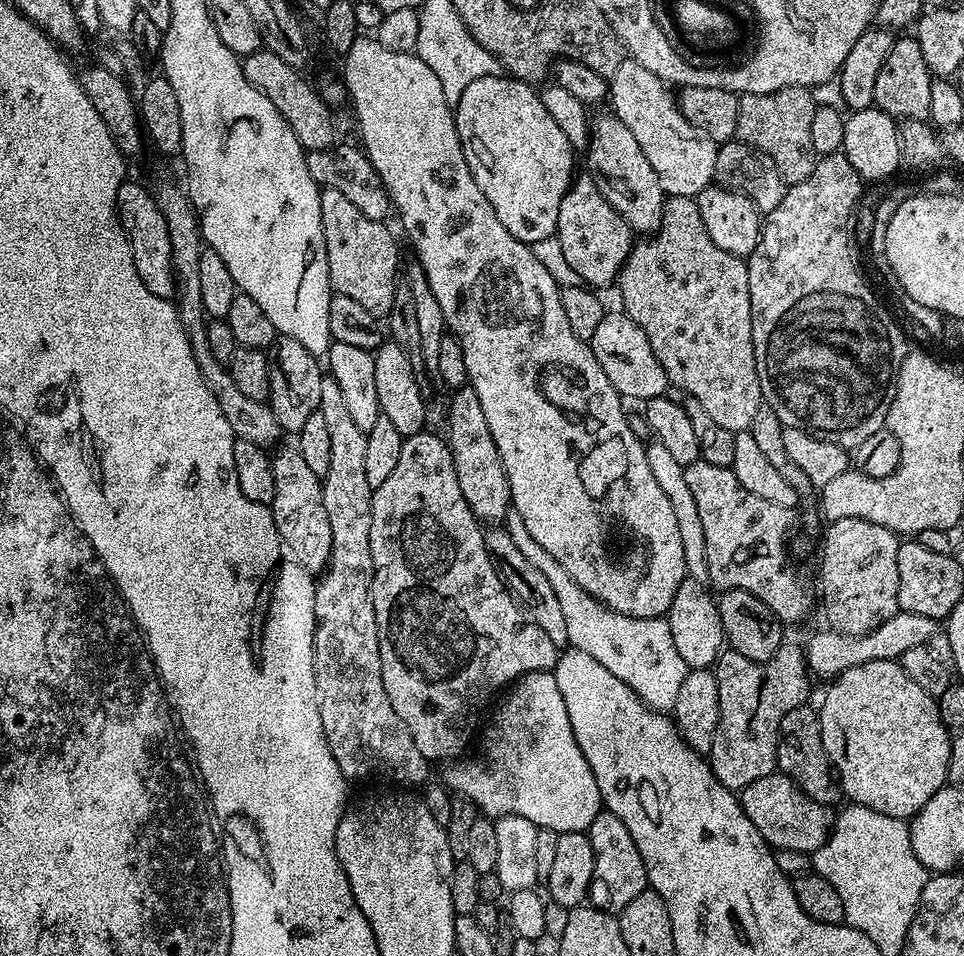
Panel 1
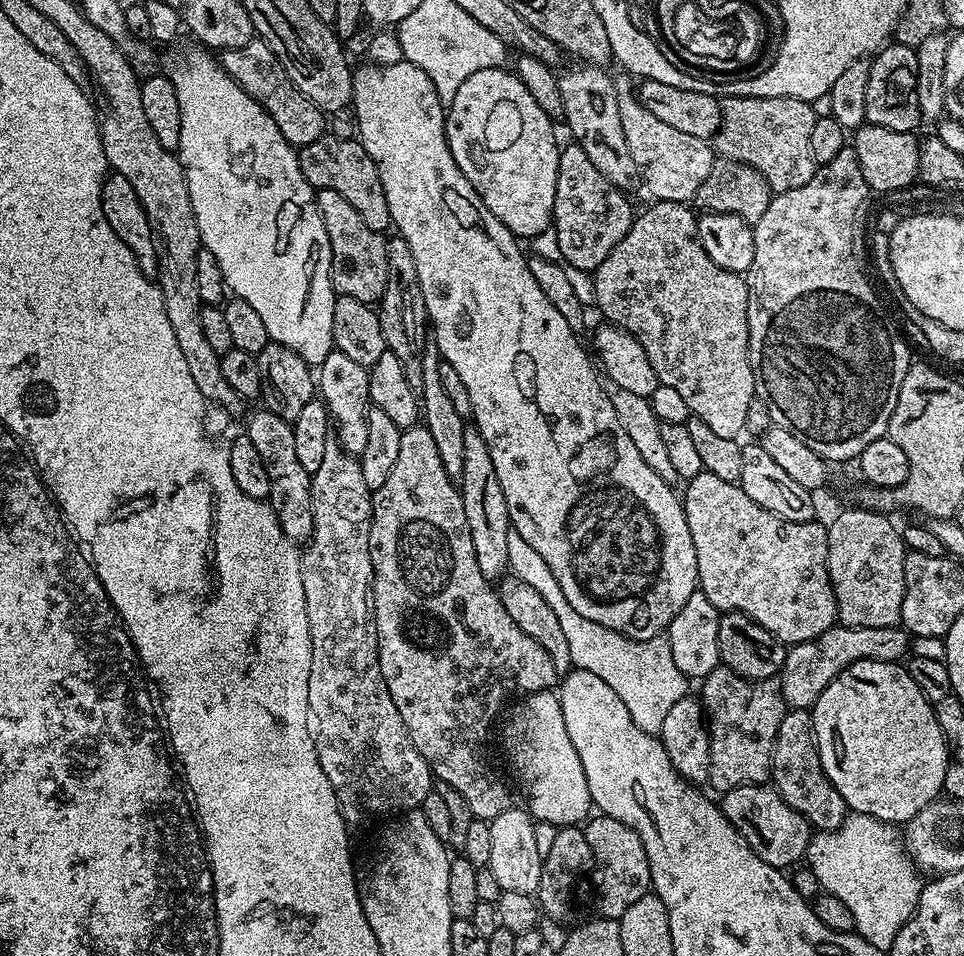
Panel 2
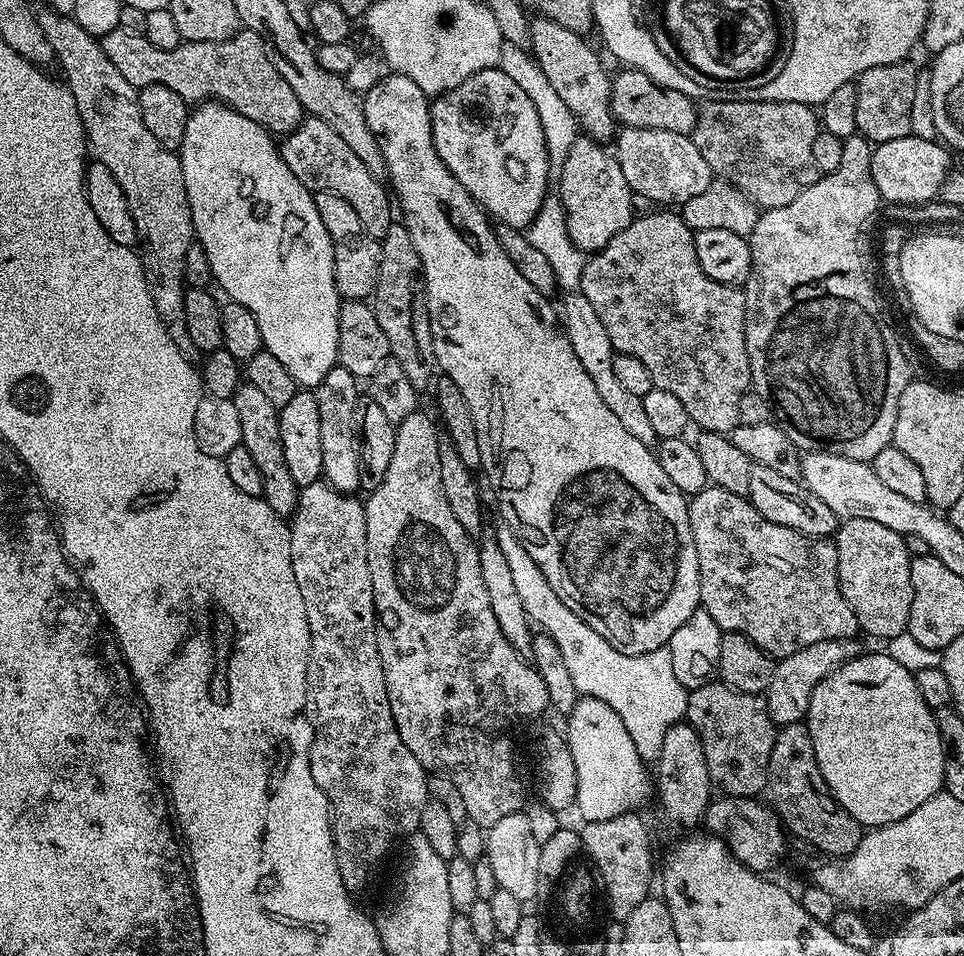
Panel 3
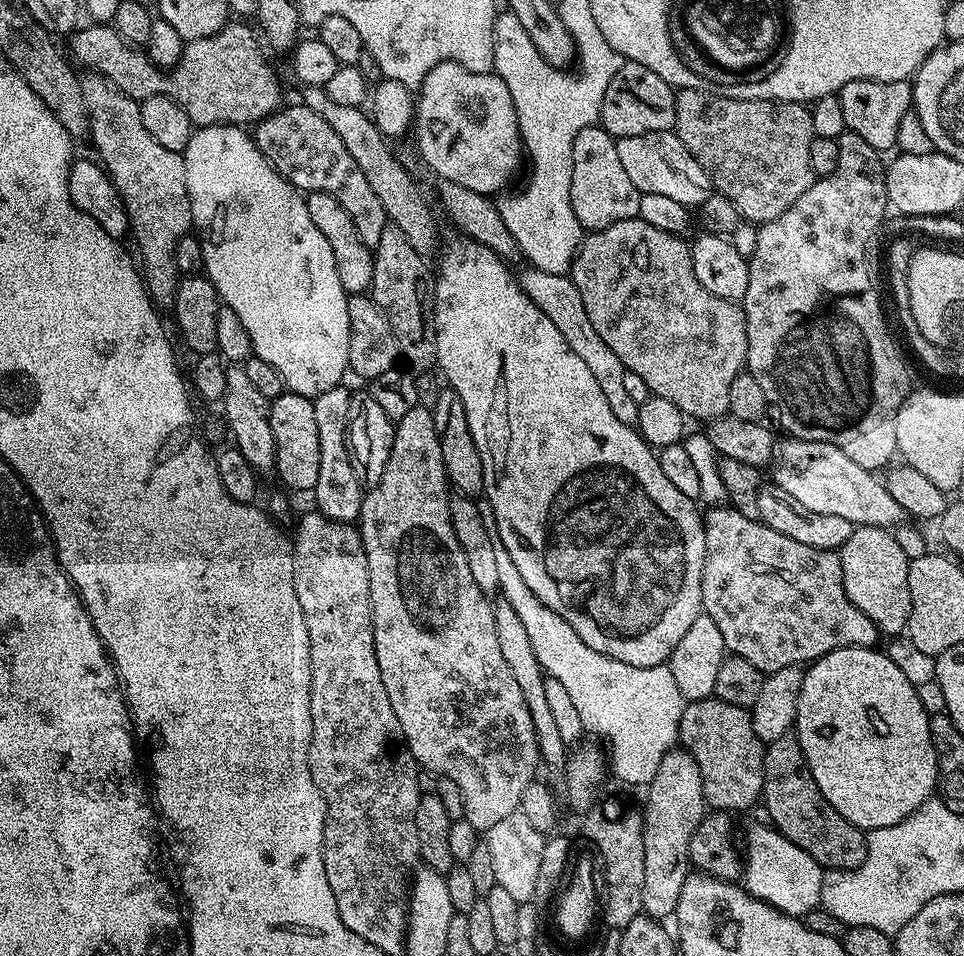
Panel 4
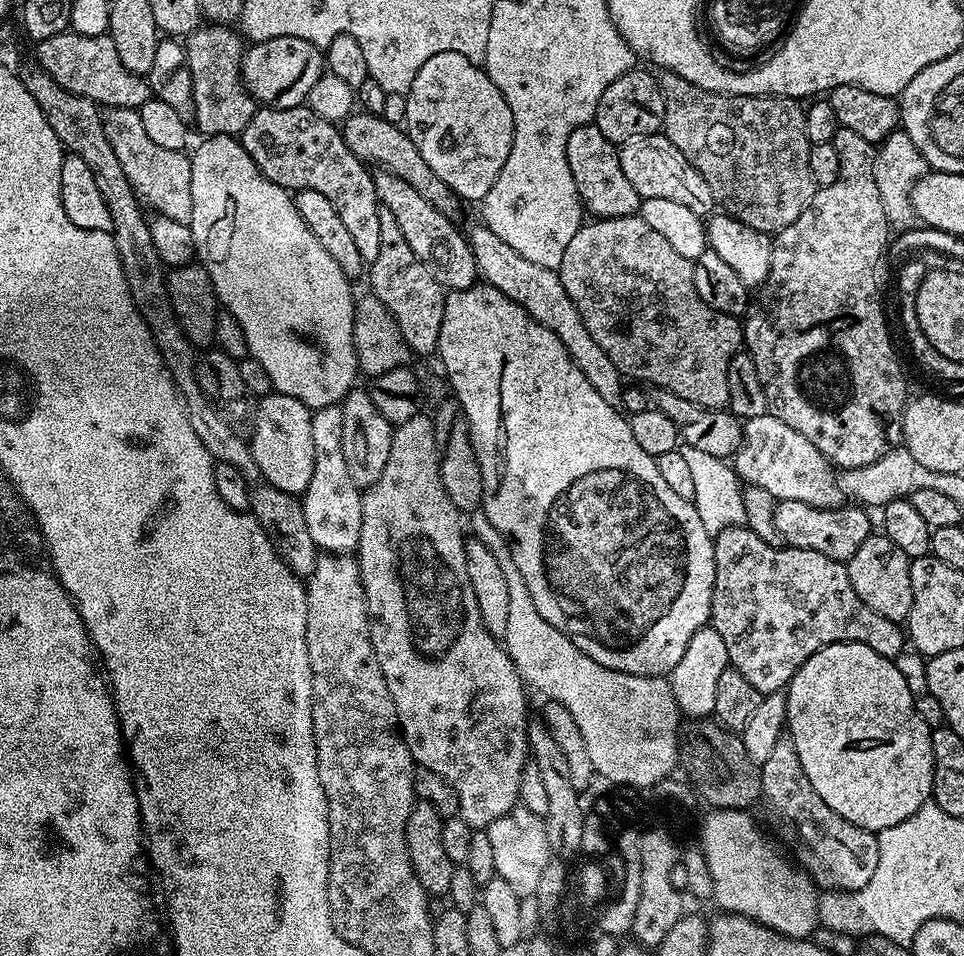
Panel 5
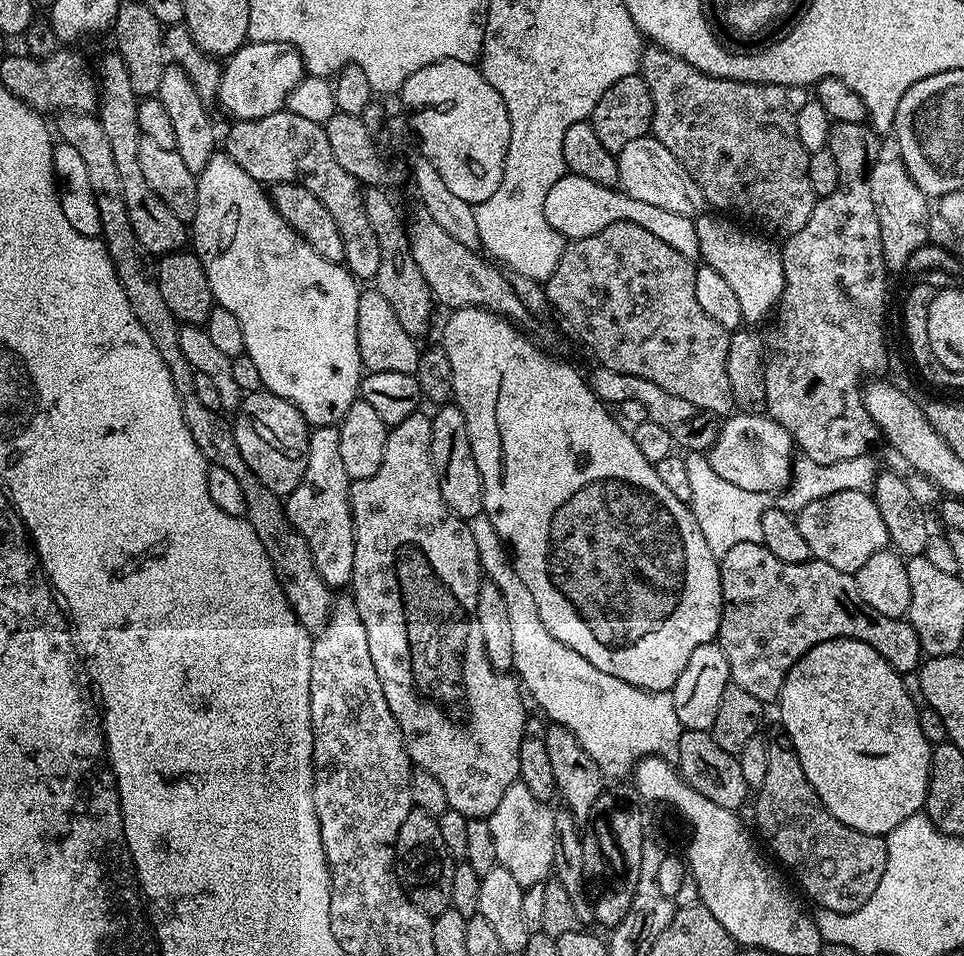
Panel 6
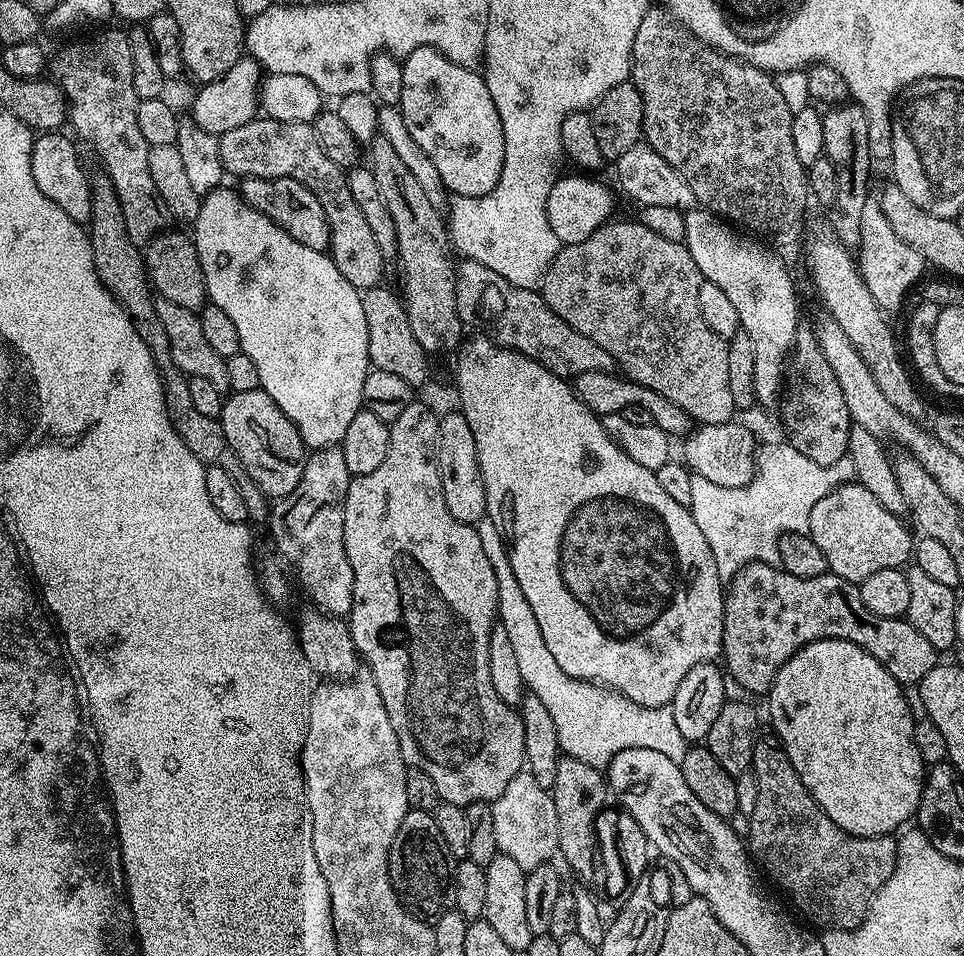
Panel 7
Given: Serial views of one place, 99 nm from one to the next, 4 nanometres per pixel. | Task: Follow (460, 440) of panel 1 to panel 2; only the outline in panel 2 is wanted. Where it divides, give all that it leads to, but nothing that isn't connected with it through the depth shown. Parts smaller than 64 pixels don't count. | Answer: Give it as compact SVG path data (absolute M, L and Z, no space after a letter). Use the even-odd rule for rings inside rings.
M474 426L465 427L464 458L462 474L458 481L462 506L466 510L466 522L470 525L470 539L474 541L474 558L478 558L478 570L488 581L496 582L509 571L506 545L512 531L510 514L506 510L506 498L502 494L502 485L494 471L494 461L490 459L490 450L482 434Z

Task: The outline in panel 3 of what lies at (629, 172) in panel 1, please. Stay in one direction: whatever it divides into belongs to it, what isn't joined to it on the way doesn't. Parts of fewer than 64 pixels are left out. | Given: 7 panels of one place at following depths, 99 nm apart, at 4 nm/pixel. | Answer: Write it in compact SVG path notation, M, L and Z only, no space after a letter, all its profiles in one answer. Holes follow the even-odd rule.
M536 18L530 26L531 55L536 57L550 86L558 90L558 98L570 106L570 114L574 114L579 131L591 140L608 142L618 128L610 106L612 76L604 69L599 54L584 40L587 39L581 33L566 30L566 26L558 26L553 20Z

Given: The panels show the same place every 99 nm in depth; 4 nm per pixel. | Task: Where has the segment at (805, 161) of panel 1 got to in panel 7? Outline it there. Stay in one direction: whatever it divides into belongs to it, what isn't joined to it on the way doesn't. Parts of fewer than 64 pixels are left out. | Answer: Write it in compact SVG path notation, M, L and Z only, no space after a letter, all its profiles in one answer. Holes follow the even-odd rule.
M652 6L642 18L642 22L638 22L638 32L634 34L630 82L638 90L638 94L642 94L642 106L644 107L643 139L654 151L662 154L662 158L666 158L666 162L670 162L670 166L674 166L674 170L688 183L697 201L707 211L716 213L725 221L755 234L773 245L792 244L799 236L801 239L806 230L804 211L807 210L808 204L810 205L808 174L806 166L798 158L798 153L794 151L794 137L790 134L792 111L790 106L786 106L786 101L782 99L782 90L778 90L775 79L769 73L755 68L752 64L745 64L743 60L736 60L733 56L727 56L725 52L717 52L716 49L709 48L698 37L691 36L689 32L685 32L683 28L679 27L667 11Z

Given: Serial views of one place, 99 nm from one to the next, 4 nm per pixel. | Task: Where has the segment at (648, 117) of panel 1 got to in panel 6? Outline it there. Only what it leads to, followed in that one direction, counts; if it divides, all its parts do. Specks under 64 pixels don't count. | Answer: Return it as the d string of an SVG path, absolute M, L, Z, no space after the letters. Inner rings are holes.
M649 134L642 138L634 138L634 142L626 142L616 156L619 187L630 198L643 202L650 202L659 209L670 210L673 214L680 214L695 218L705 211L706 201L698 182L684 169L682 162L662 146L656 137Z

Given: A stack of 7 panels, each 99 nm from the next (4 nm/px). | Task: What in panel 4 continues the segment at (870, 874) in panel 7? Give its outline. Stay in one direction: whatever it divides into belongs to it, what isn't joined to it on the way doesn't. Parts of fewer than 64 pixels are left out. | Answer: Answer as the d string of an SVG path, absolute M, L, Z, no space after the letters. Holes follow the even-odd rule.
M789 734L778 738L772 744L767 745L764 750L764 795L762 797L762 808L768 811L767 819L771 827L775 828L794 846L802 846L814 862L818 862L825 870L847 870L862 866L868 849L868 837L865 829L854 826L834 810L826 802L822 790L818 790L818 782L814 782L814 774L810 774L810 766L806 762L806 754L802 754L802 746L796 740L795 735Z

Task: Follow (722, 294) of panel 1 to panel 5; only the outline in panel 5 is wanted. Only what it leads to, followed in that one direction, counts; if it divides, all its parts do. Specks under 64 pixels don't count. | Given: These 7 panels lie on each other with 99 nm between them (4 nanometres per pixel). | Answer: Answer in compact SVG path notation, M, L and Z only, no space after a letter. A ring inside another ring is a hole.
M637 214L635 216L623 216L622 218L610 218L609 220L601 220L599 218L588 222L581 223L578 234L574 234L574 238L570 238L566 251L562 253L562 266L559 268L560 281L562 286L566 286L566 294L570 294L570 302L574 302L574 306L578 306L578 314L582 314L582 322L586 322L586 330L590 330L594 342L598 342L598 346L602 346L602 350L606 350L610 362L614 362L614 366L619 370L621 377L630 379L632 382L639 382L641 385L649 386L653 389L661 388L670 394L674 394L678 398L686 398L686 402L694 402L703 408L723 408L727 409L727 370L730 367L730 360L736 352L741 351L744 343L744 330L741 321L737 317L730 314L722 314L718 310L714 310L710 306L706 306L702 302L702 298L698 298L698 290L694 290L694 274L692 273L693 261L687 260L677 253L666 239L648 226L643 218Z

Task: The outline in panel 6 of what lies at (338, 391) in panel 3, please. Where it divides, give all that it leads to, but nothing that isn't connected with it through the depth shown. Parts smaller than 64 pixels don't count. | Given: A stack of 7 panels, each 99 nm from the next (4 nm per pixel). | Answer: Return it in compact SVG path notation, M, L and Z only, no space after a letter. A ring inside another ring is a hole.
M327 424L321 428L313 427L308 434L308 461L306 470L302 474L302 482L286 498L288 517L293 526L300 531L302 538L310 546L314 554L314 562L318 574L325 580L328 587L339 590L340 587L351 585L352 571L354 570L354 530L352 529L352 507L348 497L349 478L346 466L342 466L342 454L338 443L339 427Z

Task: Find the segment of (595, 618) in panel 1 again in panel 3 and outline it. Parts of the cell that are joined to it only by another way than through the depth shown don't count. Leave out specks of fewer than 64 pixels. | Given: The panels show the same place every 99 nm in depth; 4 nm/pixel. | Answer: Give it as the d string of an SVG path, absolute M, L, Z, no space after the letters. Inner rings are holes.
M503 522L497 525L494 538L498 546L502 546L506 566L510 566L510 575L514 578L514 587L522 597L522 606L533 625L543 635L554 638L554 642L558 642L558 650L562 650L562 662L566 662L566 667L570 670L570 678L574 678L577 693L580 696L593 696L606 702L606 706L610 706L610 710L614 710L614 714L622 718L626 730L630 730L630 738L634 738L634 746L640 757L646 762L659 761L662 738L666 738L666 730L670 730L670 726L681 723L685 719L684 711L688 705L689 694L689 689L684 688L682 682L678 682L678 677L674 675L674 665L670 663L668 647L633 656L622 654L622 650L614 650L614 646L610 646L610 642L606 642L602 634L590 630L590 626L586 626L586 622L582 622L582 618L578 618L578 614L574 614L574 610L570 610L570 606L566 606L566 602L562 602L562 598L554 594L554 586L546 582L546 574L542 574L542 570L538 570L538 562L534 562L534 558L526 554L524 543L516 537L514 530L510 530L510 526Z

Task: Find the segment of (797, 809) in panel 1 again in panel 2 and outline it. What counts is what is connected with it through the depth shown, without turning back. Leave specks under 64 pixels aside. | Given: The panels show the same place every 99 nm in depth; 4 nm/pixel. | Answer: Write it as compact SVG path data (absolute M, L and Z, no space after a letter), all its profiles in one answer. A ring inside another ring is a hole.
M771 783L738 786L723 793L718 803L724 811L724 817L734 825L738 834L742 834L742 838L746 838L750 850L754 850L754 854L758 854L762 862L788 870L799 865L807 857L808 843L812 841L814 829L806 817L798 814L798 810L786 806L786 802Z

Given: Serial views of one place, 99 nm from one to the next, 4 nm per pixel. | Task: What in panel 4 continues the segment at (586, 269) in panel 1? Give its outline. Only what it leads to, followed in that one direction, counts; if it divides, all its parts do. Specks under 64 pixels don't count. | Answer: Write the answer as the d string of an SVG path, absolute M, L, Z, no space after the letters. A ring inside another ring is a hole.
M593 126L586 130L578 130L578 138L574 138L574 166L570 174L570 206L574 206L574 214L578 218L581 229L595 230L614 226L614 222L634 220L639 217L641 193L630 182L616 149L617 137L610 135L605 128Z

